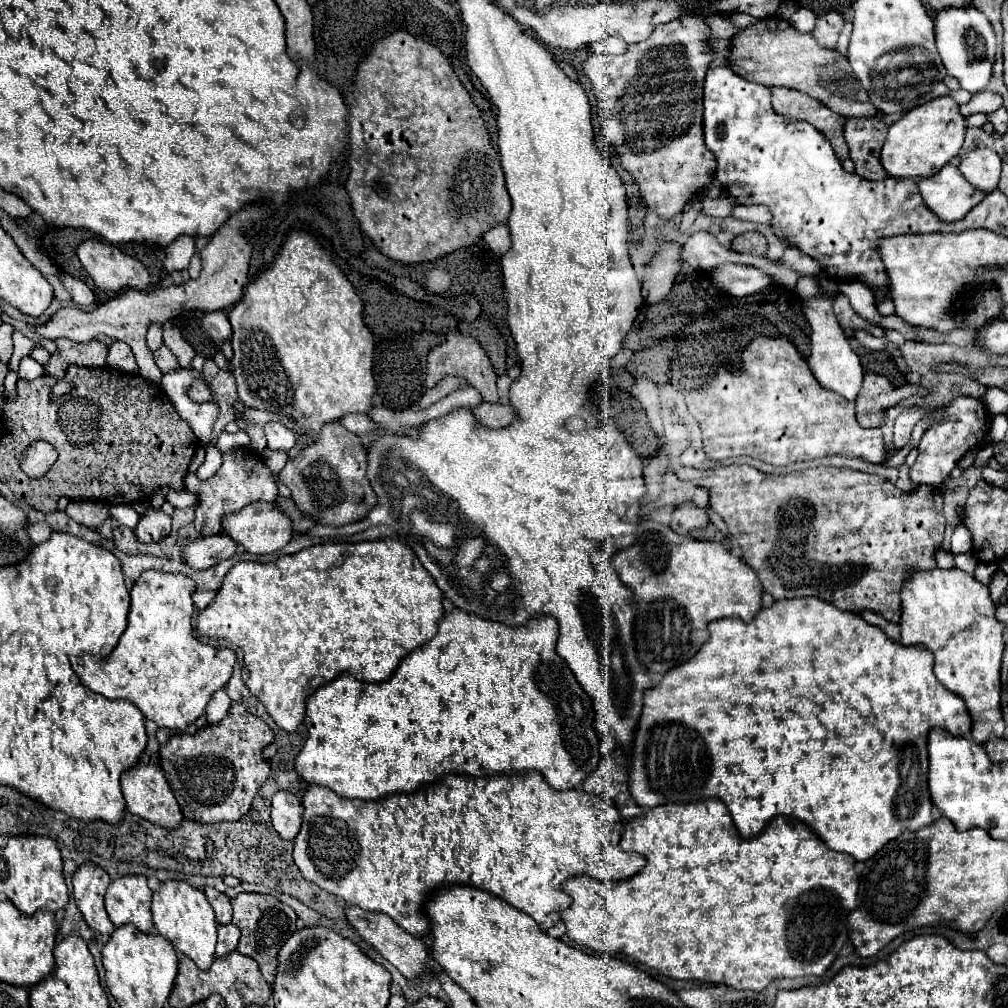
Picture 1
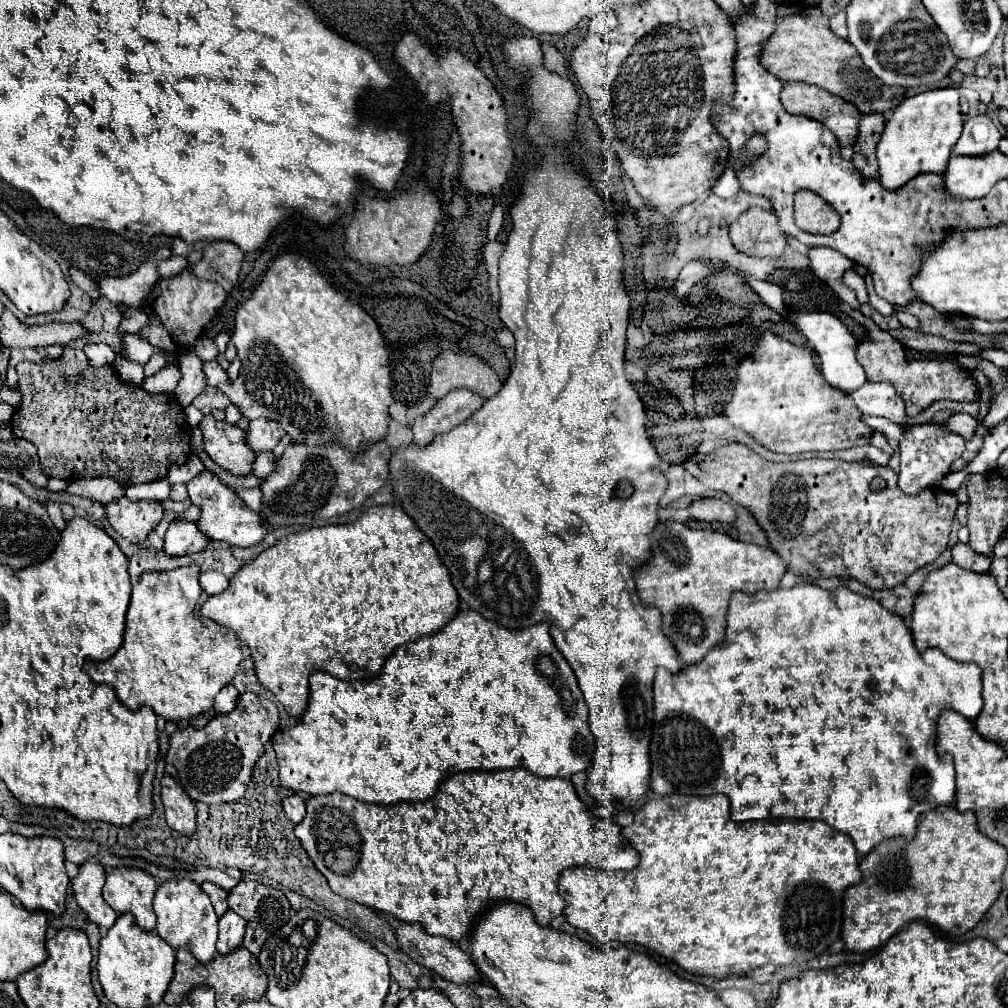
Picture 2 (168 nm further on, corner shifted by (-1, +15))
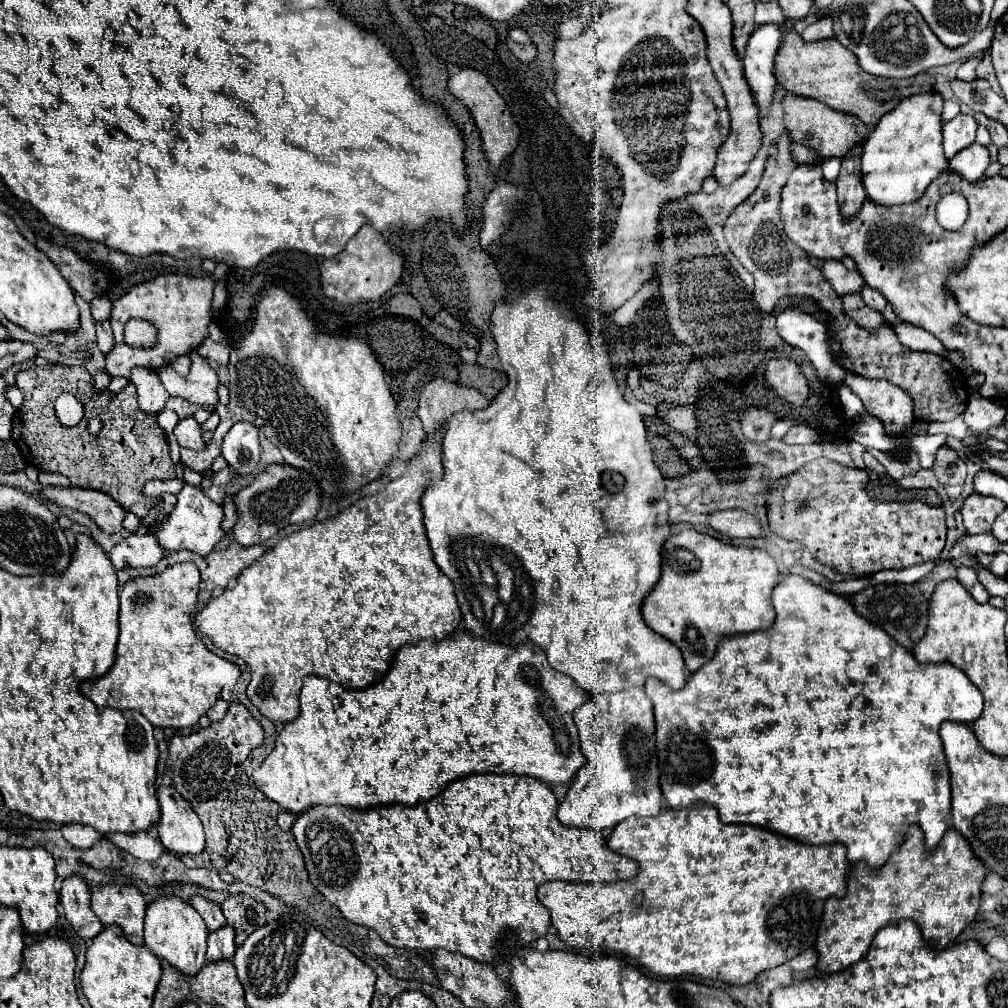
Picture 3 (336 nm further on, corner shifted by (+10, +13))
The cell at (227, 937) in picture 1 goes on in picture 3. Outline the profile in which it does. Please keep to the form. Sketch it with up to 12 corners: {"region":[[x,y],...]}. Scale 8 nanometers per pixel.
{"region":[[232,927],[208,935],[206,961],[232,959],[236,951]]}

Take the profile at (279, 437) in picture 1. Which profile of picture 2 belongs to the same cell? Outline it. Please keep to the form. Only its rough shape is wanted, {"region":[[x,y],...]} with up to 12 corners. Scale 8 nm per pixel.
{"region":[[255,419],[247,443],[273,451],[287,431],[273,419]]}

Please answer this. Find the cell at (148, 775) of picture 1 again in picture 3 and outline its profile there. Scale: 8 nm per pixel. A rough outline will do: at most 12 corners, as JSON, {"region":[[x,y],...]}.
{"region":[[170,785],[158,787],[158,837],[168,853],[198,855],[198,813]]}

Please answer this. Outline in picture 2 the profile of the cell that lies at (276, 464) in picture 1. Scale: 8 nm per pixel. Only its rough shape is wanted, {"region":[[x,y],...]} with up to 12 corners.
{"region":[[259,453],[253,463],[257,477],[269,477],[277,469],[275,453]]}

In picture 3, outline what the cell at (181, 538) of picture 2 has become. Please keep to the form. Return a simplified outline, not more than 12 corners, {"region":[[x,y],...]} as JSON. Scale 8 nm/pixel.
{"region":[[128,535],[108,553],[116,571],[152,567],[164,555],[152,535]]}

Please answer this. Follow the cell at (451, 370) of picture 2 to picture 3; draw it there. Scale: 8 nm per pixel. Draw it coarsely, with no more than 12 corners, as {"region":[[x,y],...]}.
{"region":[[438,377],[422,389],[418,417],[430,437],[456,411],[480,411],[480,391]]}

